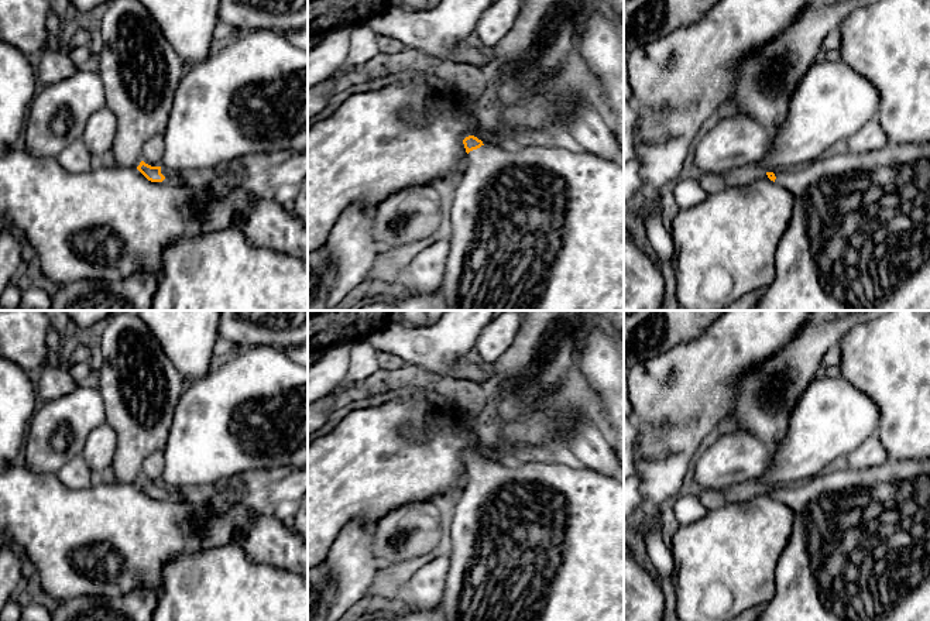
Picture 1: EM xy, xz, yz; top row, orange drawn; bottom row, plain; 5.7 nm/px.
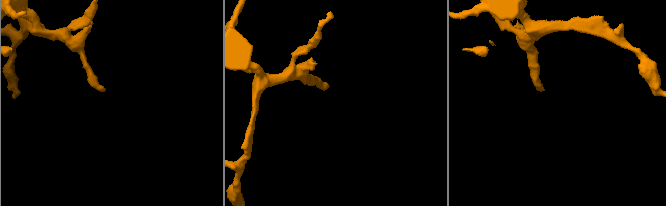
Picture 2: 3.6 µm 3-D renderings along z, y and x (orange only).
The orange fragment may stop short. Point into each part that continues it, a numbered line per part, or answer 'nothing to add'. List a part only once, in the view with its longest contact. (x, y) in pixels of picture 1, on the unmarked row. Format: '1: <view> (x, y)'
1: xy (220, 498)

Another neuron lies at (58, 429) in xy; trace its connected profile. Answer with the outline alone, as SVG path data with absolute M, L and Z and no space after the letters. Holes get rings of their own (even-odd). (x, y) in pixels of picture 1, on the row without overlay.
M79 384L68 395L40 402L24 440L25 466L35 473L56 473L82 453L87 435L104 422L97 388Z

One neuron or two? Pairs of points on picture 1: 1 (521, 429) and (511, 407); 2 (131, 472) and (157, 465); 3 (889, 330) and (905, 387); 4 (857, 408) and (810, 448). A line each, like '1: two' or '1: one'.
1: two
2: two
3: one
4: one

